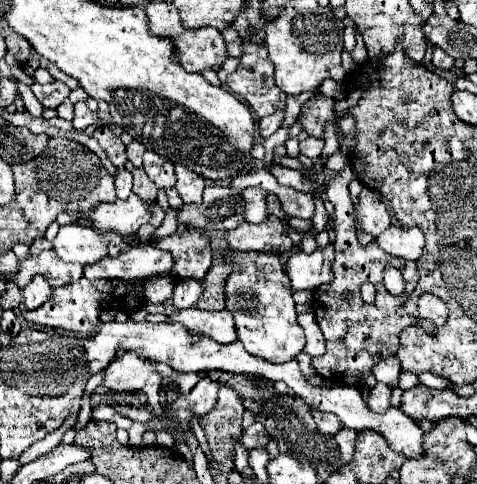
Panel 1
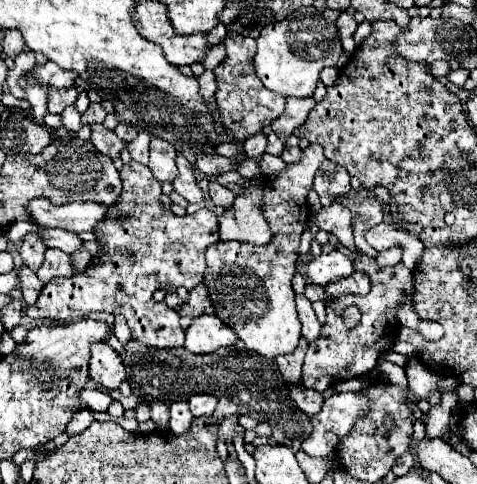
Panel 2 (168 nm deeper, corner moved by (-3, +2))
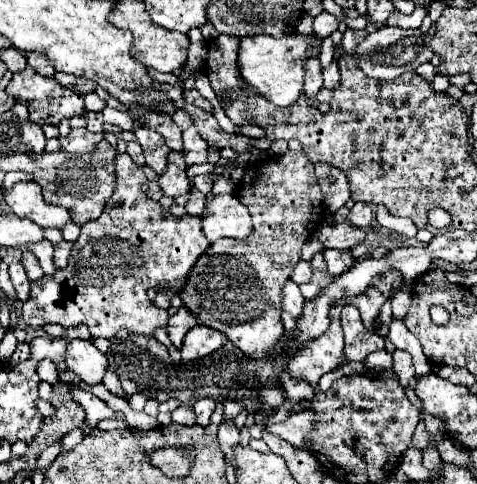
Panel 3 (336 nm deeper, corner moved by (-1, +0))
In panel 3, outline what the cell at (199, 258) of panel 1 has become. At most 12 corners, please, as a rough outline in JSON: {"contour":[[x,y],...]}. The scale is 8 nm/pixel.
{"contour":[[117,154],[117,190],[69,264],[31,284],[29,326],[153,336],[149,288],[185,288],[209,248]]}

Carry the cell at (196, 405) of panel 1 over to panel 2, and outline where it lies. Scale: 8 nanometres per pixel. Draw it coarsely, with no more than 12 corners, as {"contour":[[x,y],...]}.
{"contour":[[195,394],[189,406],[195,418],[215,412],[217,398]]}

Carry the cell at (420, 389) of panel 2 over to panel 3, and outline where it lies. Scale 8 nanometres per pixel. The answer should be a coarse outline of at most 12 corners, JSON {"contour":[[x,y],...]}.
{"contour":[[393,352],[393,370],[403,386],[415,378],[409,352]]}

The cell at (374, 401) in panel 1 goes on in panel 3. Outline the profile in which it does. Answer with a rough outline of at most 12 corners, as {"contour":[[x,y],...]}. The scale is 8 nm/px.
{"contour":[[301,410],[267,430],[303,448],[315,430],[317,414]]}

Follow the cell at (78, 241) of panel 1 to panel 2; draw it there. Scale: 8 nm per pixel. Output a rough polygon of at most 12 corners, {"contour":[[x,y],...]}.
{"contour":[[43,228],[37,234],[47,248],[67,254],[83,244],[77,234]]}

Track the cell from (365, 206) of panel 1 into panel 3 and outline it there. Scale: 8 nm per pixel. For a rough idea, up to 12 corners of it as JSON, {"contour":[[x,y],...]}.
{"contour":[[355,202],[347,218],[353,226],[373,224],[373,208],[367,202]]}

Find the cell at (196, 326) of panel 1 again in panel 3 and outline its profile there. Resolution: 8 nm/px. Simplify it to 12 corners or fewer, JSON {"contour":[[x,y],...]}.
{"contour":[[193,326],[181,360],[199,360],[227,342],[223,332]]}

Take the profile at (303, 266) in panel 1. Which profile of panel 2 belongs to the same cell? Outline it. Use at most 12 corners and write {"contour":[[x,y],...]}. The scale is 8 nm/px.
{"contour":[[325,244],[303,270],[313,284],[353,272],[353,262]]}

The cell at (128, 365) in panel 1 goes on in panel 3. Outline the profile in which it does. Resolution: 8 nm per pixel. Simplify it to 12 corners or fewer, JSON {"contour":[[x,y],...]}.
{"contour":[[71,340],[67,366],[85,384],[101,384],[107,356],[93,342]]}

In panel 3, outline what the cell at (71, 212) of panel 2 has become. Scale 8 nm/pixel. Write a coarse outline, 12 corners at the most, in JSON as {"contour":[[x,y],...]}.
{"contour":[[37,182],[1,188],[11,212],[61,230],[67,208],[47,204]]}

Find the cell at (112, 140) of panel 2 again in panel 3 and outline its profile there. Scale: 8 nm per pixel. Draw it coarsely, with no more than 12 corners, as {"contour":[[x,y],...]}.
{"contour":[[75,128],[61,136],[61,148],[73,154],[93,152],[103,132]]}

